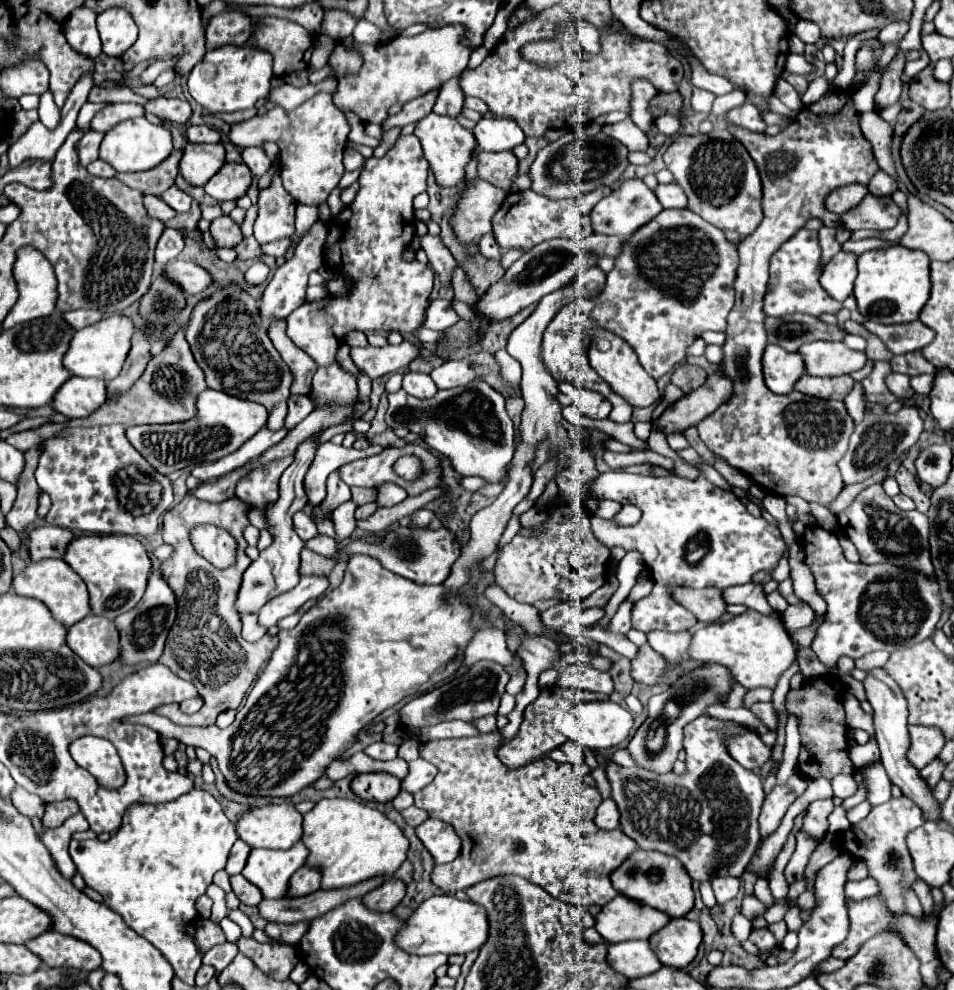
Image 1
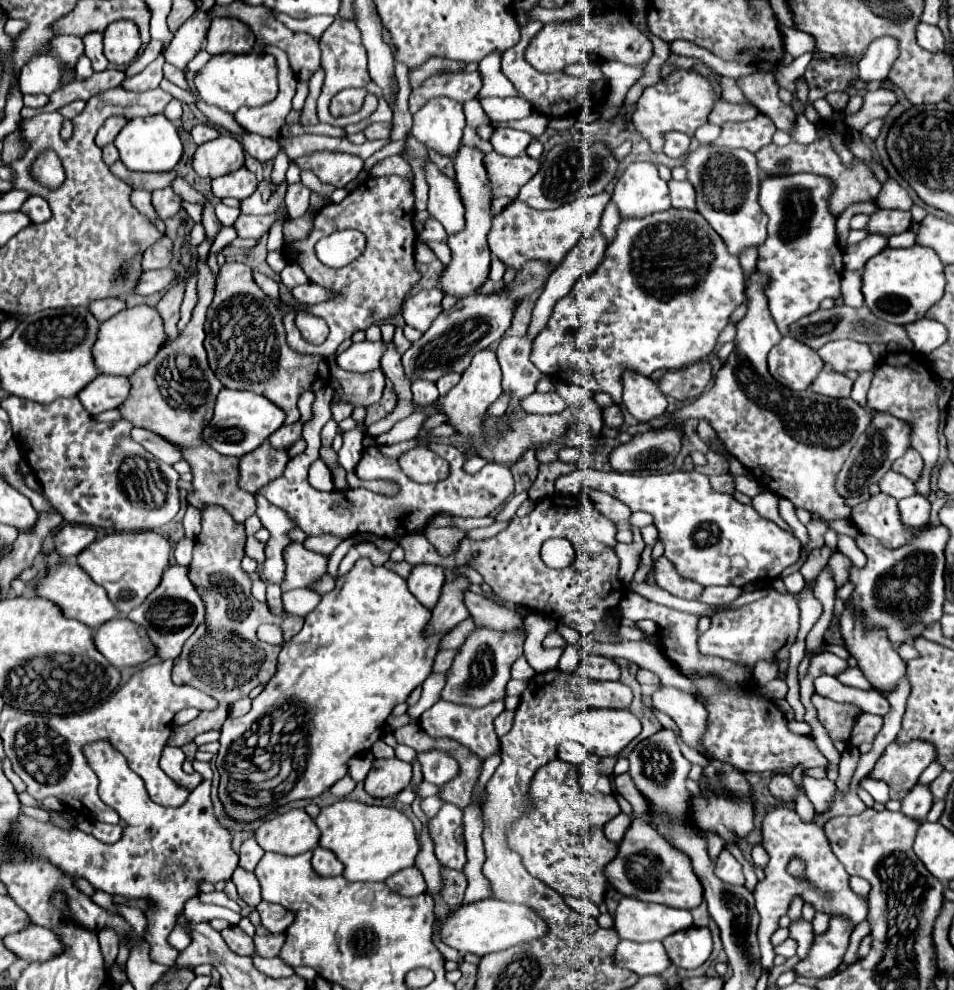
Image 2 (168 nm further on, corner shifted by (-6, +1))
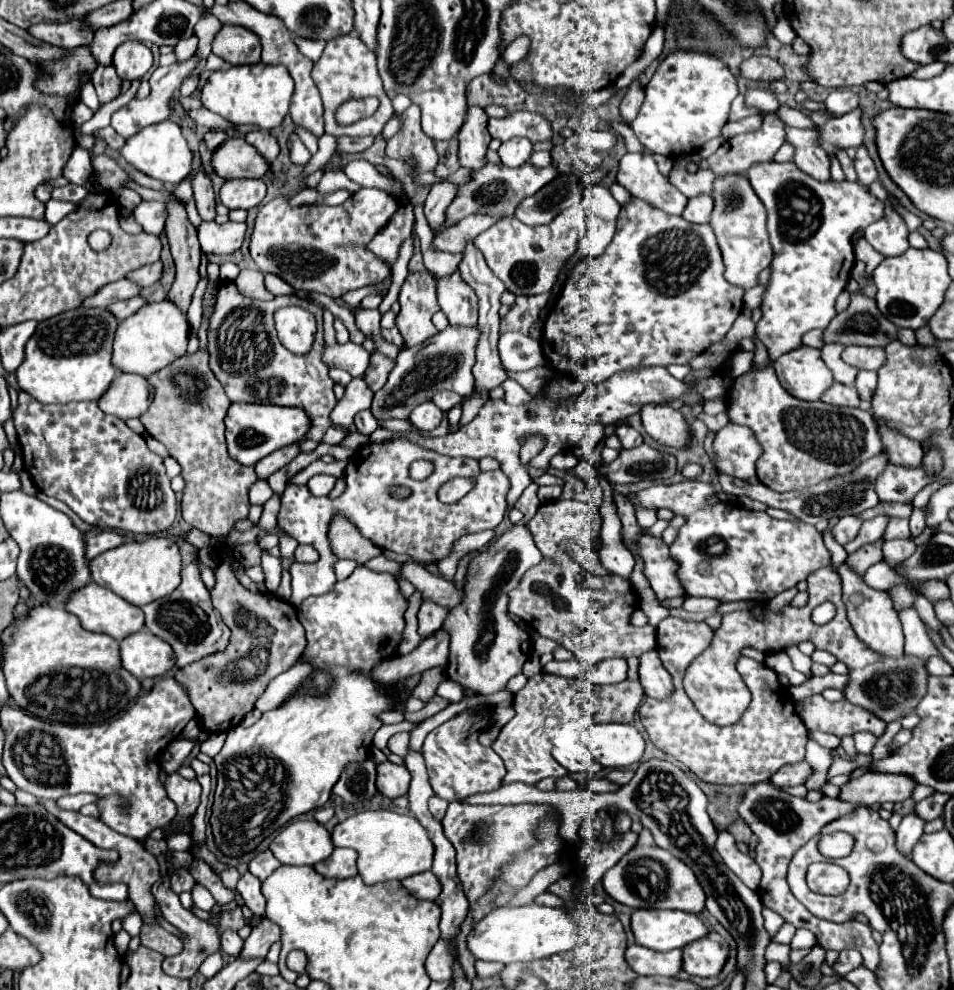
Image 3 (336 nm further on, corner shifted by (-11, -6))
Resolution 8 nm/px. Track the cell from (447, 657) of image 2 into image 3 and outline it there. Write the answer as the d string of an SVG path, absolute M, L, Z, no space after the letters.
M435 694L424 706L423 709L414 713L405 712L405 720L410 722L421 722L422 720L431 717L447 707L450 702Z

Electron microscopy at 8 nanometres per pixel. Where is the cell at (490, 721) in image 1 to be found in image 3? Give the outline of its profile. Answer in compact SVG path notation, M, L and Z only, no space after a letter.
M477 707L473 711L463 711L463 713L455 715L453 719L449 719L447 723L443 723L441 727L437 727L435 731L431 731L427 735L427 739L423 743L423 757L425 757L425 765L429 771L429 783L437 797L451 803L451 801L459 801L459 799L465 799L475 793L487 793L487 791L495 791L501 787L501 781L505 775L503 761L497 757L497 753L493 753L491 747L481 747L481 743L477 741L479 733L485 727L487 727L487 713L483 707Z

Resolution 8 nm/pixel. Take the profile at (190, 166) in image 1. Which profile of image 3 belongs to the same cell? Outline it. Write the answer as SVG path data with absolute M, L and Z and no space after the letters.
M243 137L227 139L213 153L213 169L221 175L265 175L269 163Z

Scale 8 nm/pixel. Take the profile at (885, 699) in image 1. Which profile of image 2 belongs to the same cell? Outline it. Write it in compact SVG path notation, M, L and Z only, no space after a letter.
M844 610L842 618L840 618L840 634L842 634L844 646L848 646L848 652L856 658L858 668L864 672L864 676L868 678L872 688L878 690L884 698L888 698L888 694L896 690L900 678L904 678L904 674L906 674L904 660L898 656L892 642L888 642L888 636L882 634L882 630L864 634L864 626L860 626L860 618L856 618L856 614L848 614L848 610Z

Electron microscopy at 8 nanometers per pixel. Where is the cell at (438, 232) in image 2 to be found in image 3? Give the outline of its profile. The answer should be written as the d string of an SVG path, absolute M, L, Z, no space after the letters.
M441 181L431 187L429 197L425 199L423 207L425 207L425 217L433 229L441 225L441 217L445 215L445 209L449 207L449 201L453 201L457 189L459 185L449 183L449 181Z

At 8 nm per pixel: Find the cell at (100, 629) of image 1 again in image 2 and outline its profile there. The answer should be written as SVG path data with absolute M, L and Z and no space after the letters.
M114 618L94 630L96 650L116 668L138 666L154 656L144 630L128 618Z

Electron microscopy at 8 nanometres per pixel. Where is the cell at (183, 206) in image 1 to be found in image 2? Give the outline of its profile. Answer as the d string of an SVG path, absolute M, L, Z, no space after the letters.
M162 188L152 192L152 204L156 204L156 212L162 220L176 216L182 208L182 198L172 188Z

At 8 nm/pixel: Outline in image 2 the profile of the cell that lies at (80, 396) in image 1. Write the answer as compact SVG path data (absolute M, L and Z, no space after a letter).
M98 374L92 384L80 390L78 400L90 414L100 414L118 408L128 398L128 378Z

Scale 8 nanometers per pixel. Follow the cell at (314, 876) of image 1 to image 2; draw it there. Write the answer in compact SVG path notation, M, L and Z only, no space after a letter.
M314 848L314 858L312 858L312 868L318 876L322 878L328 878L328 876L340 876L344 866L342 862L330 852L330 850L324 850L324 848Z

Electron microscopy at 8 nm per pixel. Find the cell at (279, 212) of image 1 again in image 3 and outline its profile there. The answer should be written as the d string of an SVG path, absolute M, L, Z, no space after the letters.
M201 221L197 227L197 239L201 245L201 251L205 253L217 253L217 255L229 255L241 247L243 235L247 225L245 223L215 223L215 221Z

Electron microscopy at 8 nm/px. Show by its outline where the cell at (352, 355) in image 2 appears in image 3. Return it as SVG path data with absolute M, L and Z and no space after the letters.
M351 341L347 343L337 343L337 345L323 345L323 355L321 361L327 367L339 367L347 371L353 377L359 377L365 373L369 365L371 353L367 353L361 345L355 345Z

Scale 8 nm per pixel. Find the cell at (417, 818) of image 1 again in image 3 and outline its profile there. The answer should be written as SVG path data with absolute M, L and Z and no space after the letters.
M431 797L429 799L429 811L433 813L433 817L437 817L437 821L441 821L443 819L443 815L445 815L445 811L447 811L447 801L443 801L443 799L439 799L439 797Z

